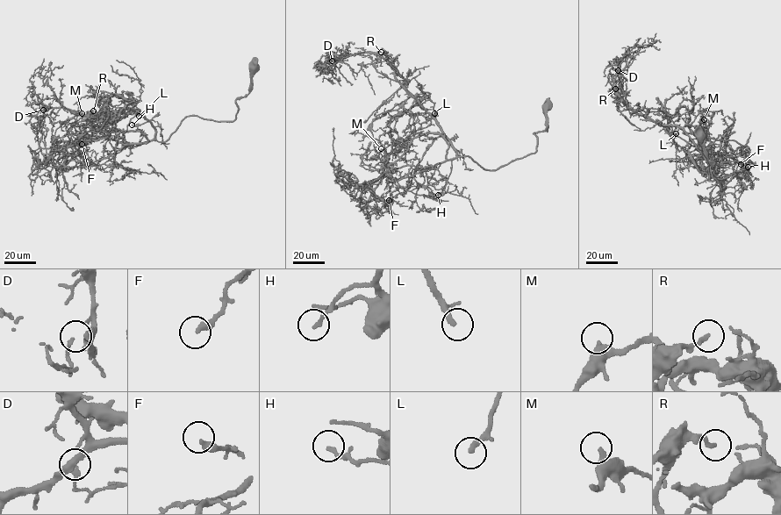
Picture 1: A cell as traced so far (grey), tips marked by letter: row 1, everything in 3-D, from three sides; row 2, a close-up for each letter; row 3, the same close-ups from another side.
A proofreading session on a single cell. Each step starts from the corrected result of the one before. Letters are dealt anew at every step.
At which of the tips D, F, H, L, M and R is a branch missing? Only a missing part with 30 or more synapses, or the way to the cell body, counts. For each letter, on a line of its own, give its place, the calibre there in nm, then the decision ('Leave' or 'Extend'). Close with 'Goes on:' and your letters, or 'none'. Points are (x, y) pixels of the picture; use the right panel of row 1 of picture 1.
D: Place: (618, 70). Thickness 180 nm. Leave
F: Place: (741, 164). Thickness 320 nm. Leave
H: Place: (748, 167). Thickness 190 nm. Leave
L: Place: (676, 133). Thickness 240 nm. Extend
M: Place: (704, 119). Thickness 400 nm. Leave
R: Place: (615, 89). Thickness 130 nm. Leave
Goes on: L

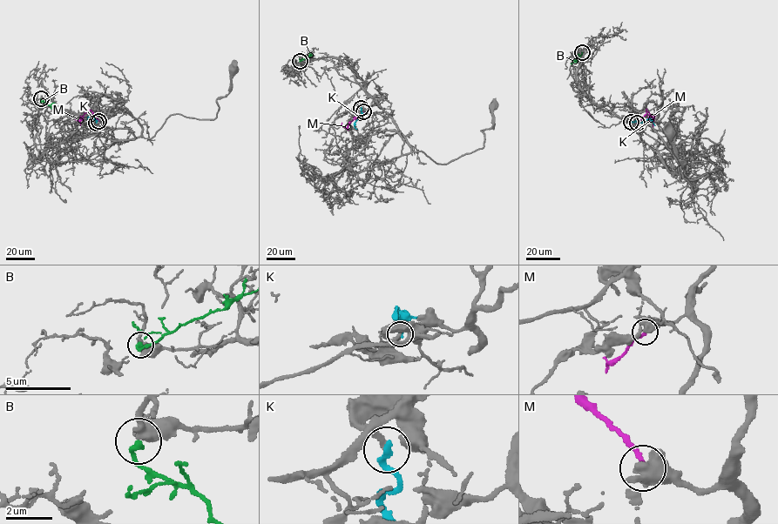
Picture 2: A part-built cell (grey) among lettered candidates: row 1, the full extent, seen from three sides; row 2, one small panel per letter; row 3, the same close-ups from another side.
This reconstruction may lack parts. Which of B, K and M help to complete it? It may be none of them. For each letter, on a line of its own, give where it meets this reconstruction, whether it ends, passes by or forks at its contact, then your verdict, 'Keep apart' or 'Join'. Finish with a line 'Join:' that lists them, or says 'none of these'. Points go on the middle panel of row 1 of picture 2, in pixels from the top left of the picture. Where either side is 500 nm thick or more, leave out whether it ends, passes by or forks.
B: Touches grey at (300, 61). It ends there. Keep apart
K: Touches grey at (361, 108). It ends there. Keep apart
M: Touches grey at (363, 111). It ends there. Keep apart
Join: none of these

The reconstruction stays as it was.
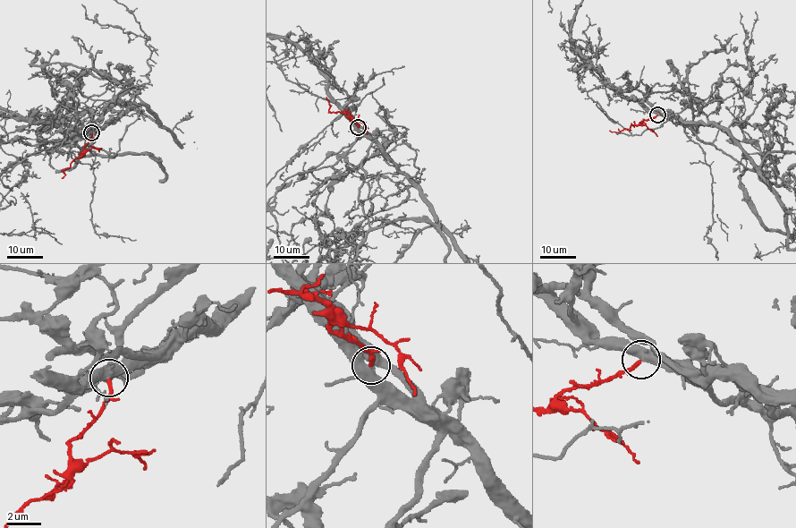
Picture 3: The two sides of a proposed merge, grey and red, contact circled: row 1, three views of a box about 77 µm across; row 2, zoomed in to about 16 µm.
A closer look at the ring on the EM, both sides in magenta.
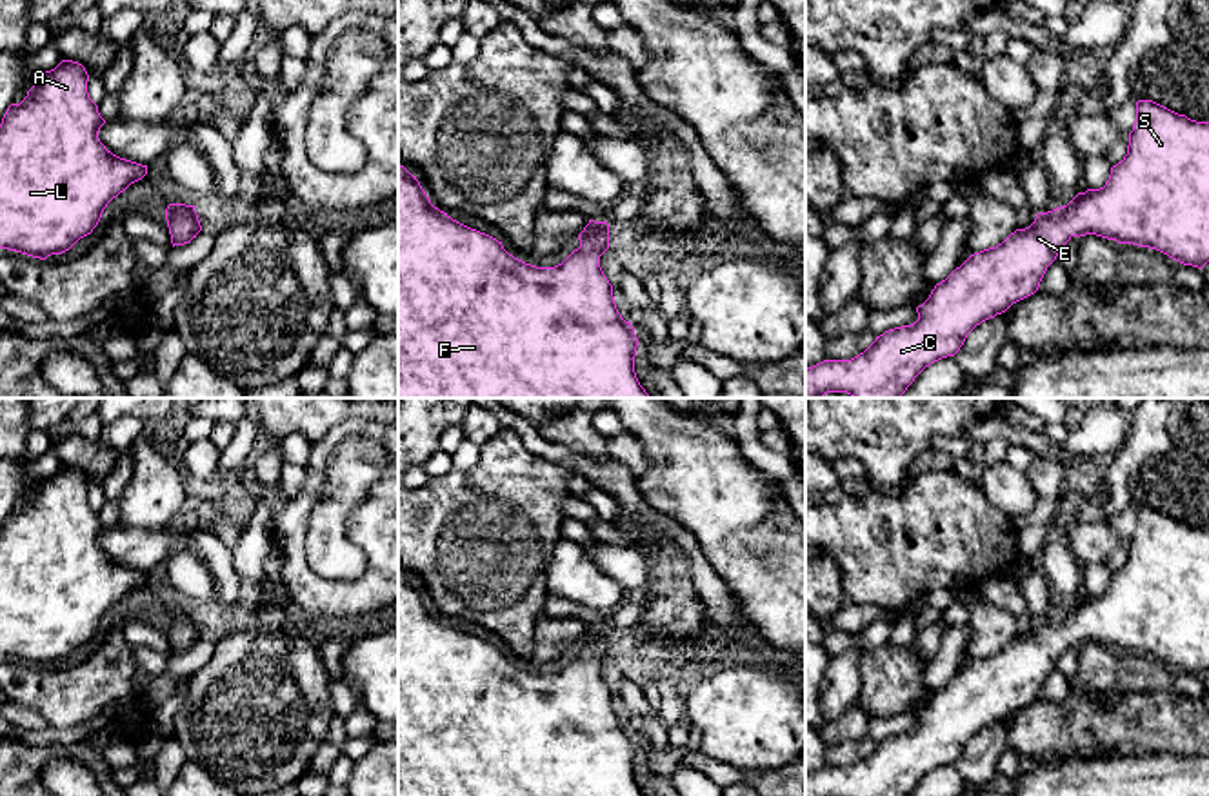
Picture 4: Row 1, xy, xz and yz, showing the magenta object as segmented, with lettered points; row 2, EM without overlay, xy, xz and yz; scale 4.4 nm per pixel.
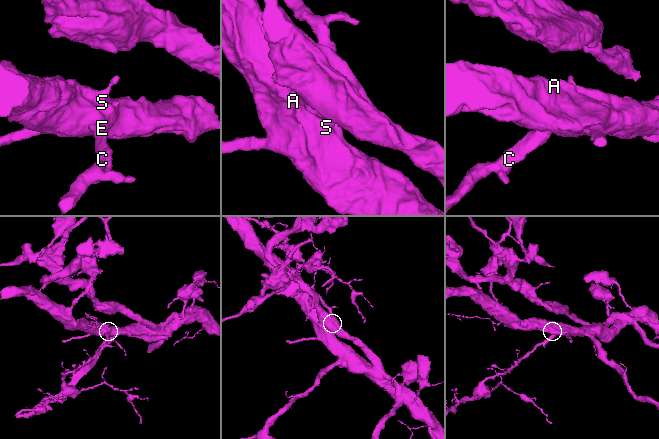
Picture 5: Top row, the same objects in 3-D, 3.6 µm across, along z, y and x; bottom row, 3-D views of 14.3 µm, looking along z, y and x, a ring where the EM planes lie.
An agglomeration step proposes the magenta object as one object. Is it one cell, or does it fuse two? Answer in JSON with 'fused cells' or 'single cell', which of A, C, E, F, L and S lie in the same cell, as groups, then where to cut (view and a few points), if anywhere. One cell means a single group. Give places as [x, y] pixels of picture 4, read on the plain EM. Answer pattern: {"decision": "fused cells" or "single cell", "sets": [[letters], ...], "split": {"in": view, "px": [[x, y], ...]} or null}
{"decision": "single cell", "sets": [["A", "C", "E", "F", "L", "S"]], "split": null}

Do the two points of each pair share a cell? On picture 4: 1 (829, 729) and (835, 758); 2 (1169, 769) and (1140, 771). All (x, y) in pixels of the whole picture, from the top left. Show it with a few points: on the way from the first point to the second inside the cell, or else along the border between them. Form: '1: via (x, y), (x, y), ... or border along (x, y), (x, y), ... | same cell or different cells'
1: border along (868, 736), (857, 742), (837, 742), (828, 747) | different cells
2: via (1162, 771), (1148, 771) | same cell

